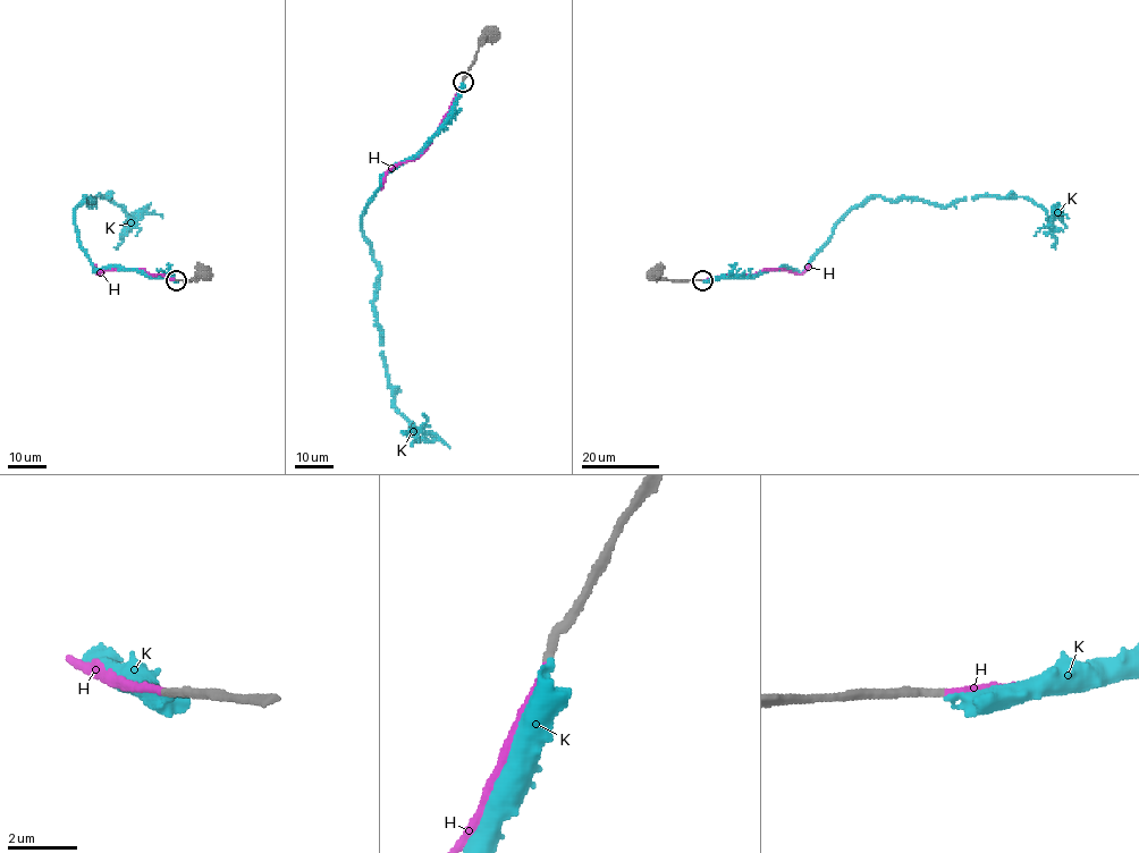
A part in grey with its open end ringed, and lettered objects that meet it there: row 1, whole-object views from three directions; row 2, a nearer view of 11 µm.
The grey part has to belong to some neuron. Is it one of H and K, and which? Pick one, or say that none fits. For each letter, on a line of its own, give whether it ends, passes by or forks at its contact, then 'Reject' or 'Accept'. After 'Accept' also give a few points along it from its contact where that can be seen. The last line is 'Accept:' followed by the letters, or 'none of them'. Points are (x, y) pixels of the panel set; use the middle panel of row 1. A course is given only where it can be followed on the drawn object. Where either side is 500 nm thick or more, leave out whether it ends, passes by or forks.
H: It ends there. Accept. Its course: (462, 82), (432, 142), (416, 157), (388, 170), (381, 189)
K: It ends there. Reject
Accept: H

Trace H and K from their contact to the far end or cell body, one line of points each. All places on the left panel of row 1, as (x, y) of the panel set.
H: (175, 279), (129, 269), (98, 273), (94, 263)
K: (175, 280), (117, 267), (93, 271), (74, 210), (86, 196), (91, 205), (106, 196), (132, 218), (162, 218)

